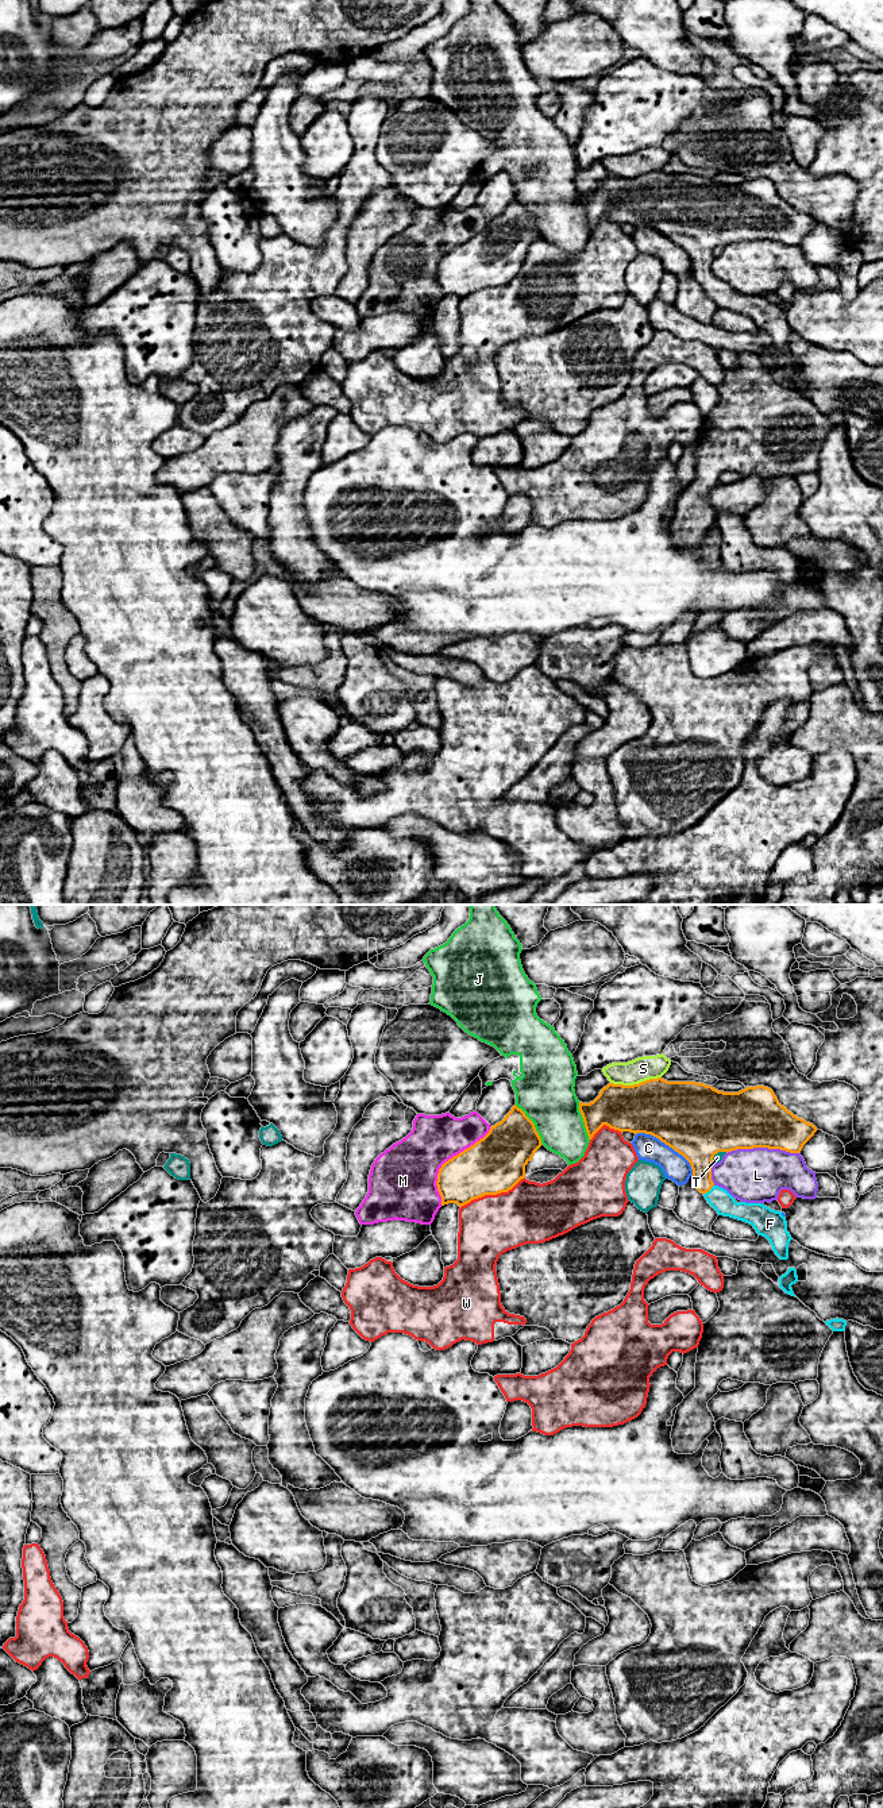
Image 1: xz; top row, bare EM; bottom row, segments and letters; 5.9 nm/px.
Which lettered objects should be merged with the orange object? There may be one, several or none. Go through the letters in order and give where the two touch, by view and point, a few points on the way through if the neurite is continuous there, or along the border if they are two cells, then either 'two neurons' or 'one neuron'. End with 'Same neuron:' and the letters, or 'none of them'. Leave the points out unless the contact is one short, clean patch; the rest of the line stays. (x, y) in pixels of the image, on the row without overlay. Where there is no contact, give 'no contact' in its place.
C: contact xz (669, 238); two neurons
F: contact xz (709, 282); way xz (698, 242), (702, 274), (709, 282), (720, 292); one neuron
J: contact xz (533, 216); two neurons
L: contact xz (762, 239); two neurons
M: contact xz (448, 253); two neurons
S: contact xz (635, 177); two neurons
T: contact xz (717, 245); two neurons
W: contact xz (492, 286); two neurons
Same neuron: F

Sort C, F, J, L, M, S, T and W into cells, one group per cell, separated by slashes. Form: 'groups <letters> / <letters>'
groups C / F / J / L / M / S / T / W

